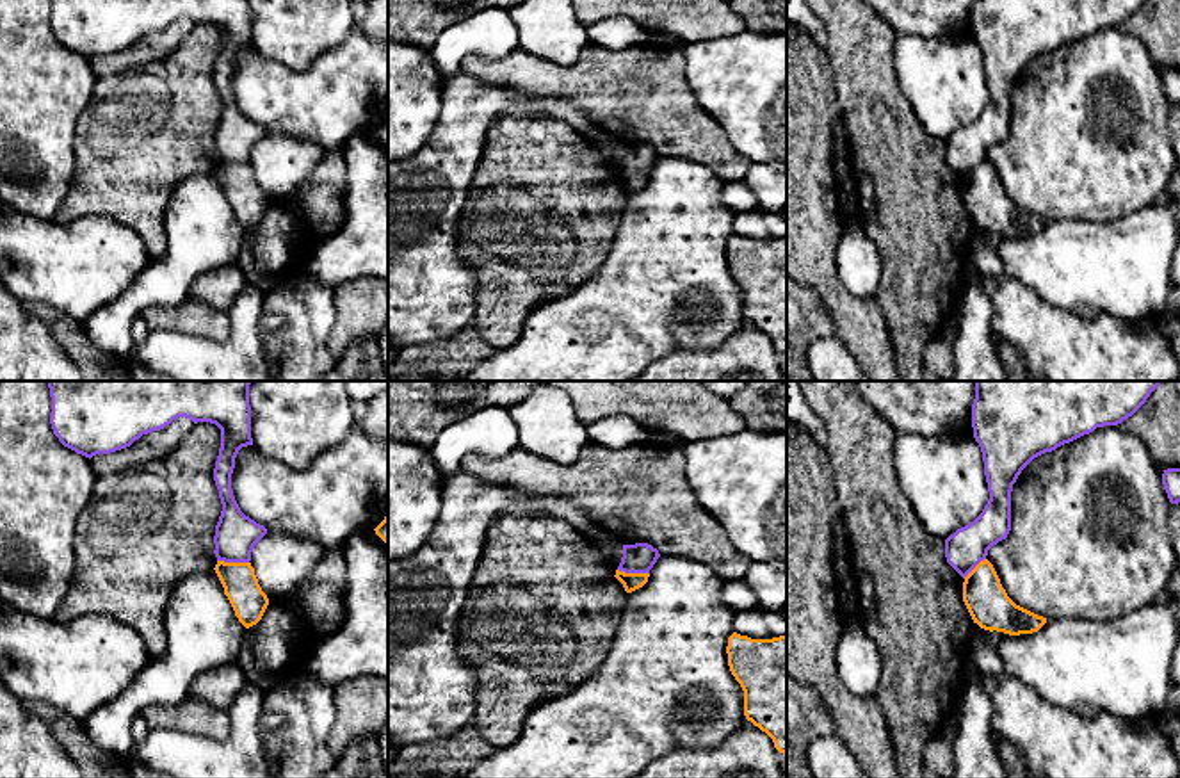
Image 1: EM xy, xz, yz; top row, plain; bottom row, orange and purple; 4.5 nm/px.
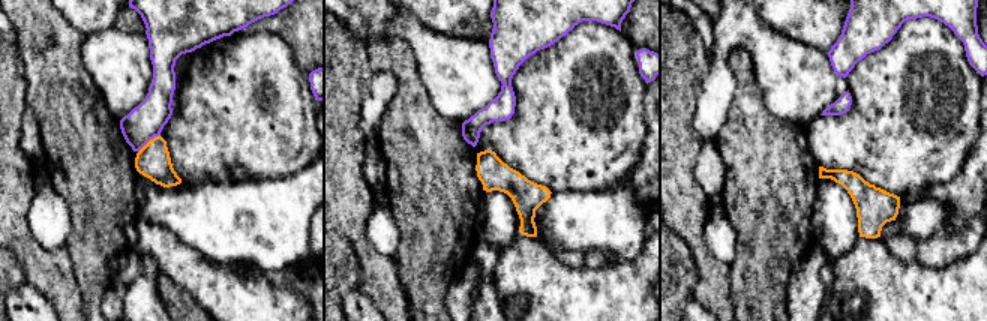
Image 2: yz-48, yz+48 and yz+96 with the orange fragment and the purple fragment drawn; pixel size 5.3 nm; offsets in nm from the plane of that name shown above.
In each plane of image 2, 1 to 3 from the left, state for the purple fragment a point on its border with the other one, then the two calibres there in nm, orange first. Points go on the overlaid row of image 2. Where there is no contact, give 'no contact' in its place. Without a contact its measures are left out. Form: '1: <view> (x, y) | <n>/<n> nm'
1: yz-48 (149, 141) | 180/190 nm
2: no contact
3: no contact

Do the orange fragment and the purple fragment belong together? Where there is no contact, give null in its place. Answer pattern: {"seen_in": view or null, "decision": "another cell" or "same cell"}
{"seen_in": "xy", "decision": "another cell"}

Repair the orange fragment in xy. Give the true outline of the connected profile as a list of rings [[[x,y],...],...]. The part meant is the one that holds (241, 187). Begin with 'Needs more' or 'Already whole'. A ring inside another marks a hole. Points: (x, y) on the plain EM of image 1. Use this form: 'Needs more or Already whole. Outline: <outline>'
Already whole. Outline: [[[217,162],[214,171],[238,223],[246,230],[256,226],[269,207],[269,199],[262,192],[251,164]]]

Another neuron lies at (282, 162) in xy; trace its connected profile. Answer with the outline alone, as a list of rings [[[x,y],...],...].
[[[267,132],[255,146],[249,164],[269,203],[278,203],[310,178],[324,153],[317,142]]]

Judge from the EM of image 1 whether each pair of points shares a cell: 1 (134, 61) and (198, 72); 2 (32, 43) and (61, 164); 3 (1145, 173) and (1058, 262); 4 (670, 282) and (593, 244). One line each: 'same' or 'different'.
1: different
2: same
3: different
4: different

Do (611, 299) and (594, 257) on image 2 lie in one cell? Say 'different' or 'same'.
same

